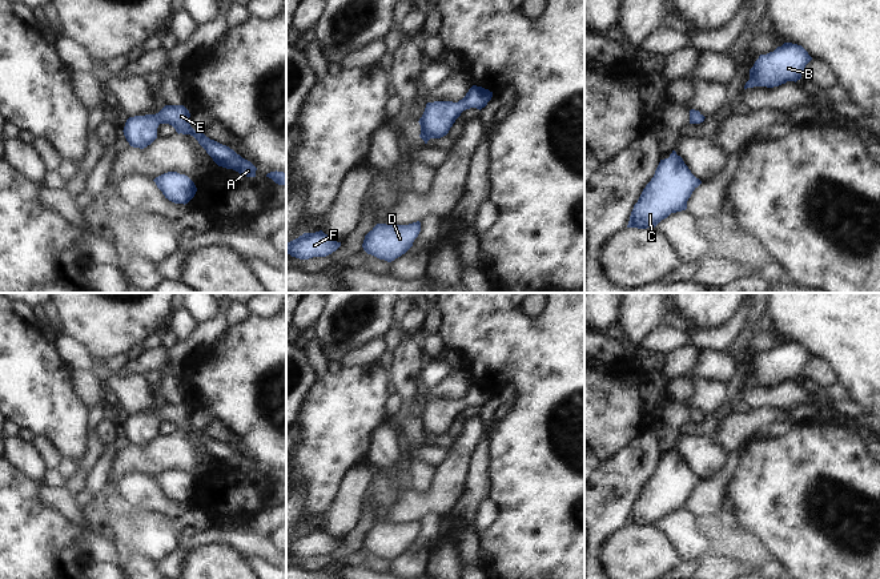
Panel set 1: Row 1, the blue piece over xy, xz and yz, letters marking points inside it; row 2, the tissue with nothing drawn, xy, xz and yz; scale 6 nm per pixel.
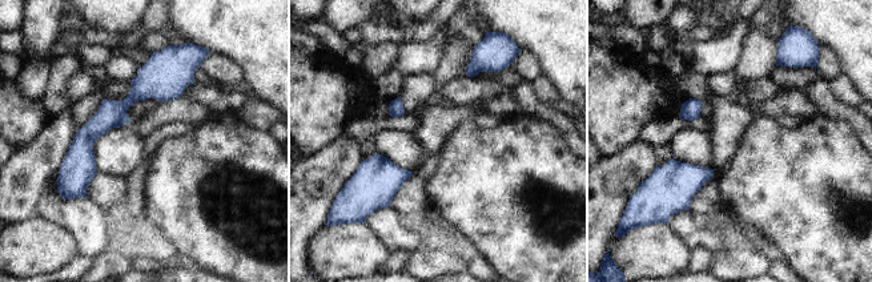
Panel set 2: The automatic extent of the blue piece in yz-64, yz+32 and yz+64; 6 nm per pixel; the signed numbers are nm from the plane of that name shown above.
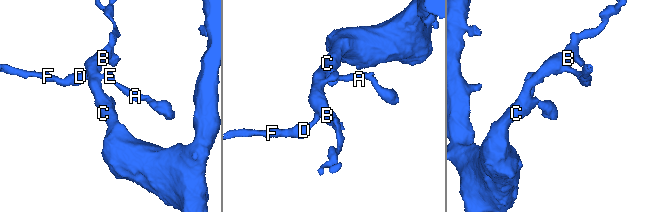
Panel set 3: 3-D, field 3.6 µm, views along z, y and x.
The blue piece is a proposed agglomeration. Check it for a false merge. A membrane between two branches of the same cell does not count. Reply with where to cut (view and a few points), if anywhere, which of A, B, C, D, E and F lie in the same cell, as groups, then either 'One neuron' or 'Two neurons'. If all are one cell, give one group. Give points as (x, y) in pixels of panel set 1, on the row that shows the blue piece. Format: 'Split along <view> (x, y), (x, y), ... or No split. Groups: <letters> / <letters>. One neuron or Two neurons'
No split. Groups: A B C D E F. One neuron

